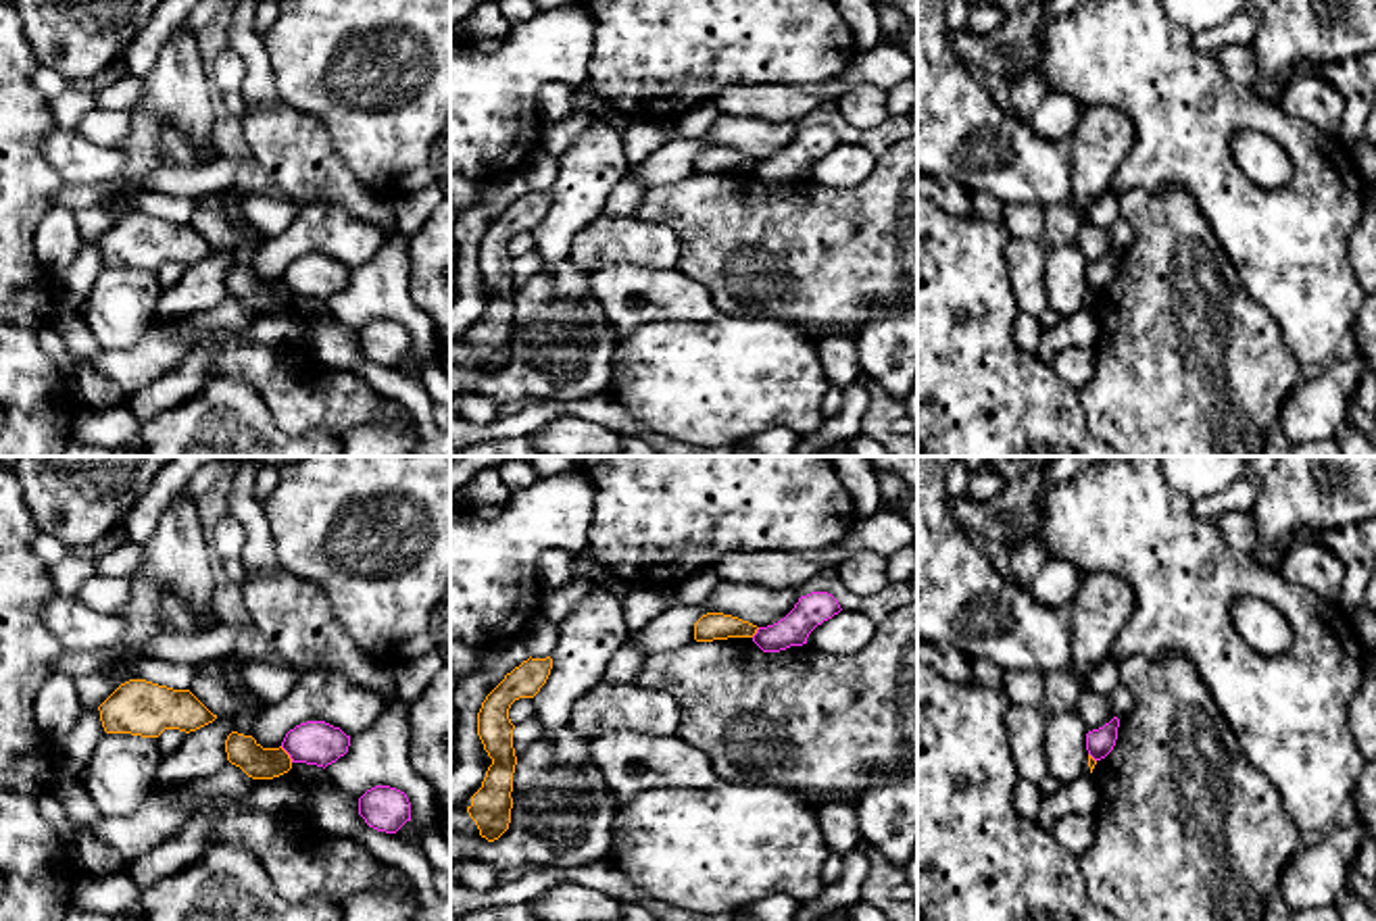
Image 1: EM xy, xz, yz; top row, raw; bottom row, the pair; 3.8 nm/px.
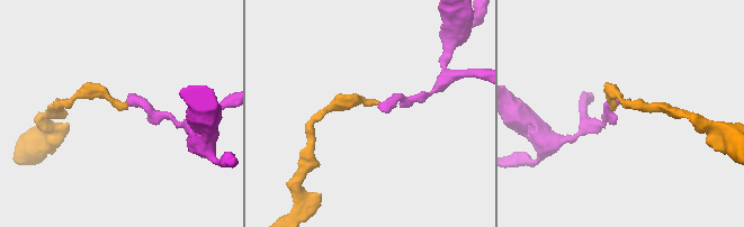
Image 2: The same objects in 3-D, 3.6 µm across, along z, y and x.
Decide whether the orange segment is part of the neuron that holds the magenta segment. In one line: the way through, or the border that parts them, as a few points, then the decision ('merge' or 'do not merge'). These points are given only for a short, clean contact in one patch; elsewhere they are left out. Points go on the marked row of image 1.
along xy (280, 747), (292, 761) | do not merge

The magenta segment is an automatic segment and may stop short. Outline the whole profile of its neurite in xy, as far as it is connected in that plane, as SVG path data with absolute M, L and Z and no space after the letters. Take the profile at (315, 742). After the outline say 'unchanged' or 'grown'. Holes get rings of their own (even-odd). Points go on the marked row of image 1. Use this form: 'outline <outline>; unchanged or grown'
outline M306 721L290 729L281 748L292 763L327 767L348 752L350 736L325 721Z; unchanged

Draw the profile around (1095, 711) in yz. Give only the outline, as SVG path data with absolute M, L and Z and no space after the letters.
M1084 679L1080 681L1080 690L1078 690L1074 708L1080 715L1080 719L1084 721L1088 731L1103 727L1105 723L1109 723L1115 717L1111 700L1092 692Z

